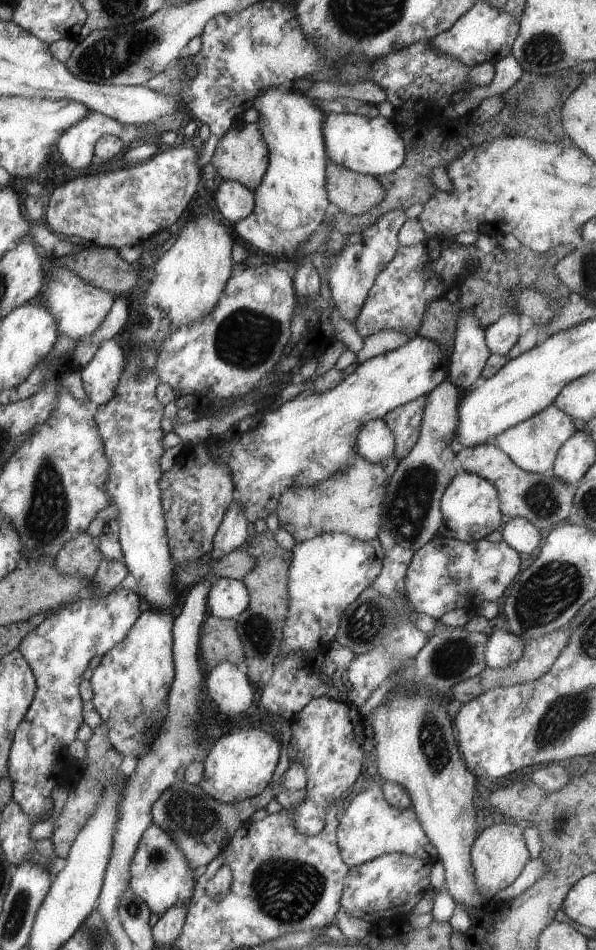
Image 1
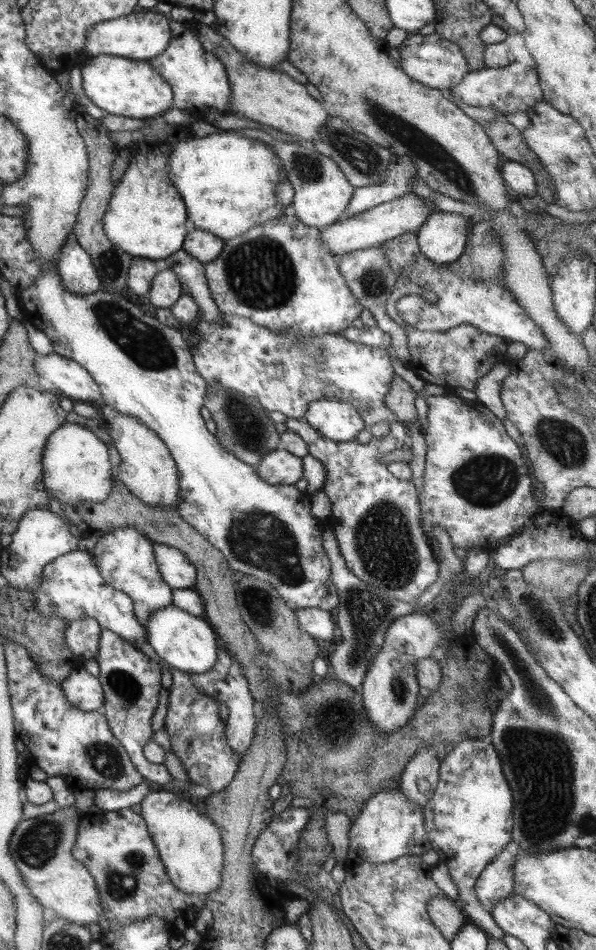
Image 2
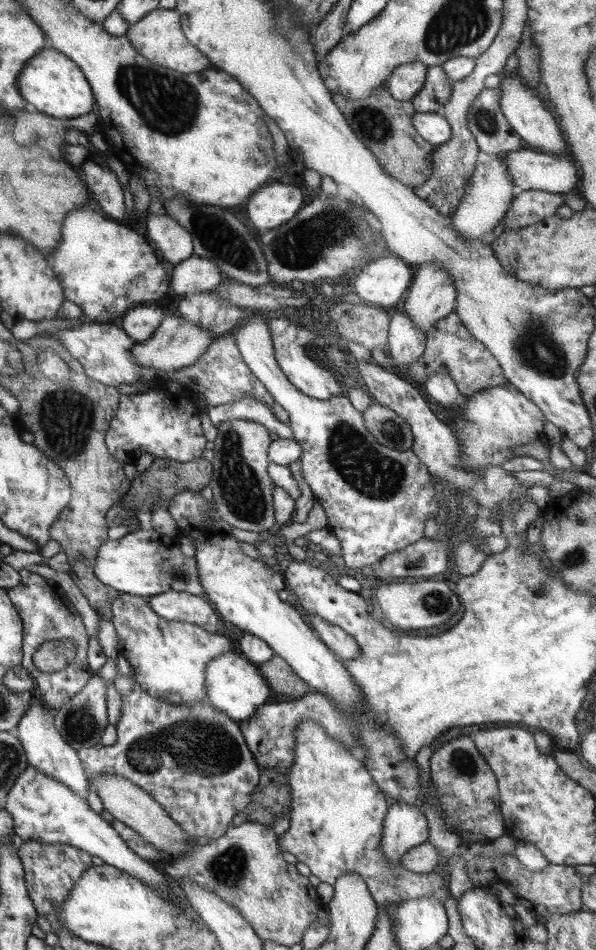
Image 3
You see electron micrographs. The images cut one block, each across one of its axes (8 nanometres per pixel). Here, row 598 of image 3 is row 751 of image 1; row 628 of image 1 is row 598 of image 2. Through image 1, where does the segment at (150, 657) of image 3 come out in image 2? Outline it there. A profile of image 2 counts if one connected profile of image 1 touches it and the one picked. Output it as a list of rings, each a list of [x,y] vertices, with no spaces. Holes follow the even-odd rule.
[[[117,528],[112,533],[100,535],[90,552],[94,564],[107,584],[130,595],[133,600],[135,617],[144,627],[147,626],[149,616],[155,610],[173,604],[173,588],[164,582],[160,574],[154,556],[153,544],[154,542],[134,528]]]

